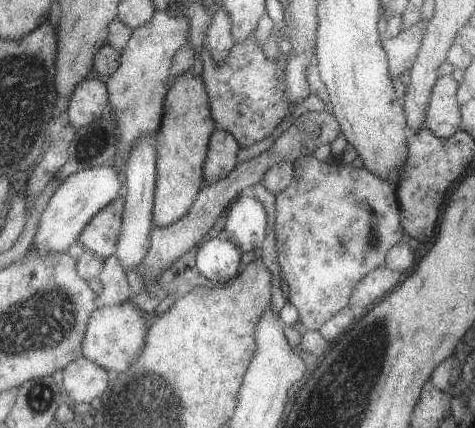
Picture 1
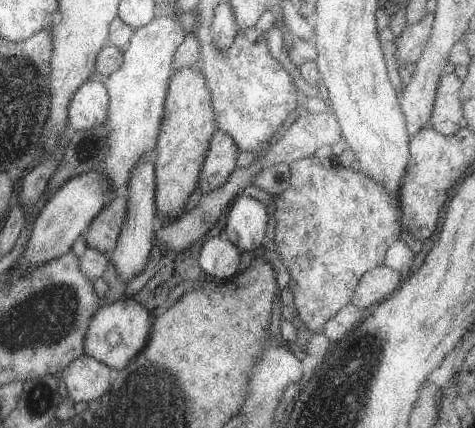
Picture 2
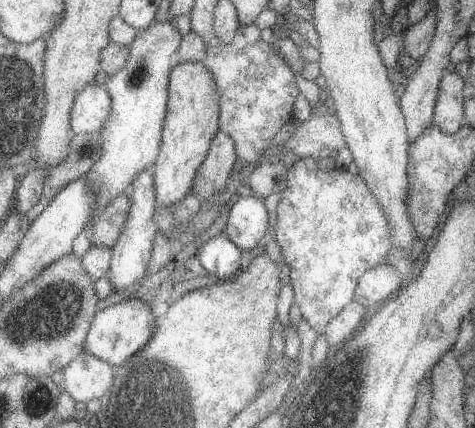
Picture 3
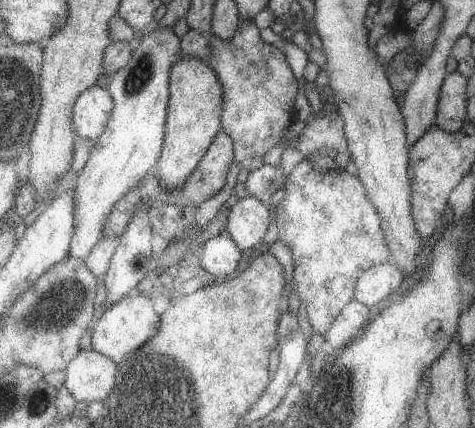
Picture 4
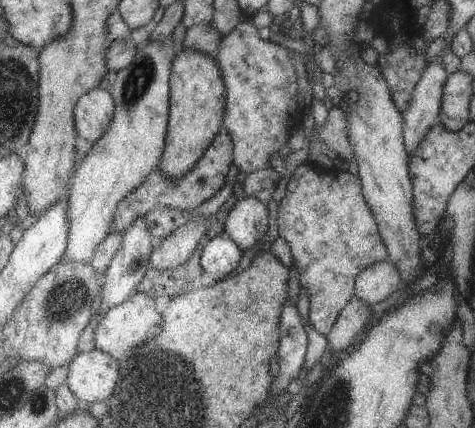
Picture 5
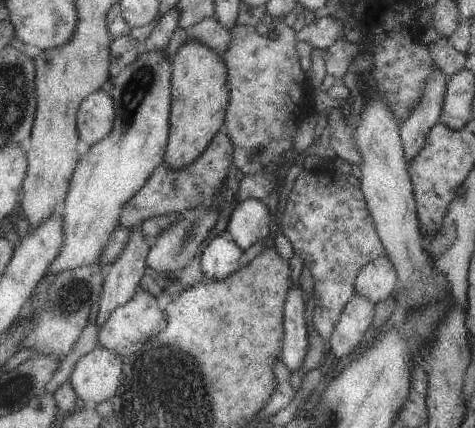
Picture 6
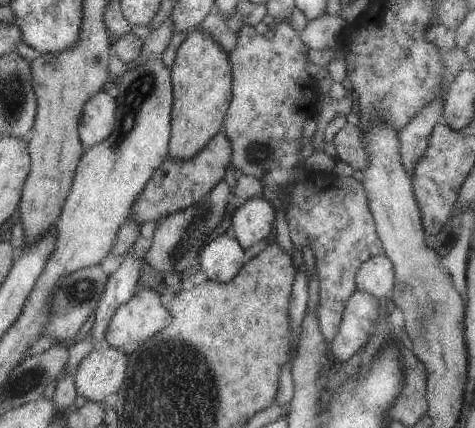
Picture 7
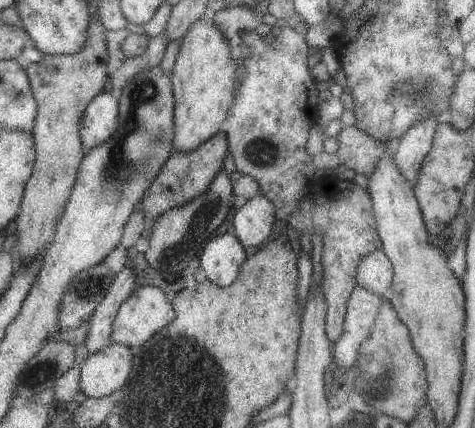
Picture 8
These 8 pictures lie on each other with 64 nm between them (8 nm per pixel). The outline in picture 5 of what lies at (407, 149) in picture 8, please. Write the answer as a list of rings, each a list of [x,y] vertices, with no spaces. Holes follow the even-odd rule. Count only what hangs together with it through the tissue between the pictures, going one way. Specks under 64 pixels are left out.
[[[429,62],[425,72],[421,74],[419,82],[415,84],[409,108],[401,114],[403,116],[403,144],[405,152],[411,156],[415,148],[421,144],[429,128],[435,126],[441,98],[443,98],[443,86],[447,80],[447,72],[441,66],[441,62]]]

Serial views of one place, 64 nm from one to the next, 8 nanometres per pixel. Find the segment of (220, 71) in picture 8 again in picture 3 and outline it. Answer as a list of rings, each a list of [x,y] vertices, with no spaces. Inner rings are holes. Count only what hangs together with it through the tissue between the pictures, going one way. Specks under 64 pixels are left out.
[[[201,62],[175,64],[169,74],[167,114],[163,120],[159,154],[153,164],[155,206],[167,208],[187,196],[213,136],[219,132],[219,90],[211,72]]]

